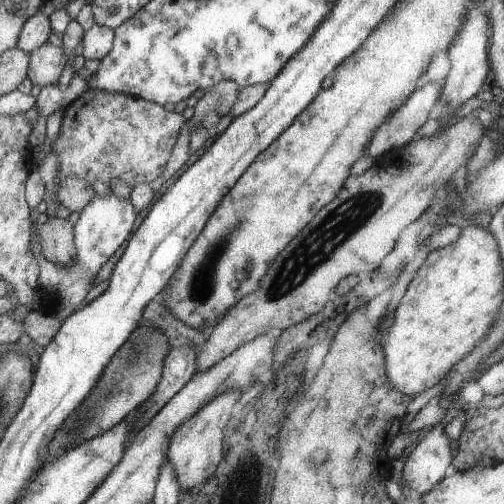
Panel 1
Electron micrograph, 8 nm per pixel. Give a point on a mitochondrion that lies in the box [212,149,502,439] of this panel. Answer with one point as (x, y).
(337, 227)

